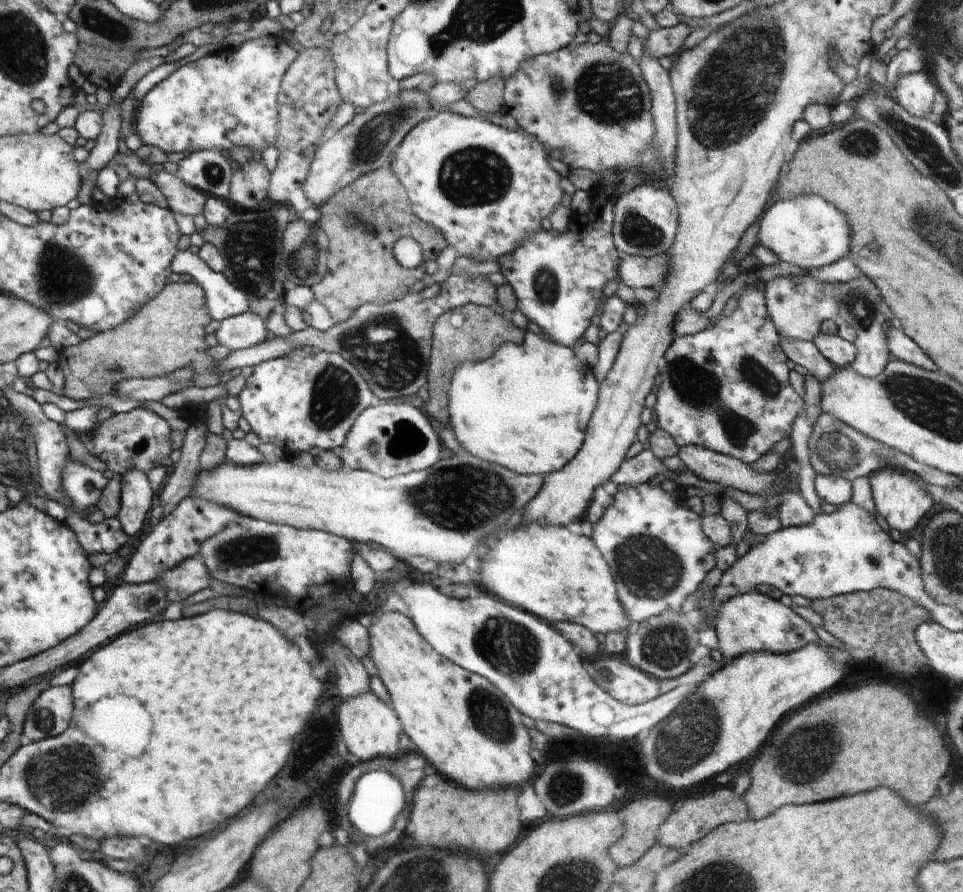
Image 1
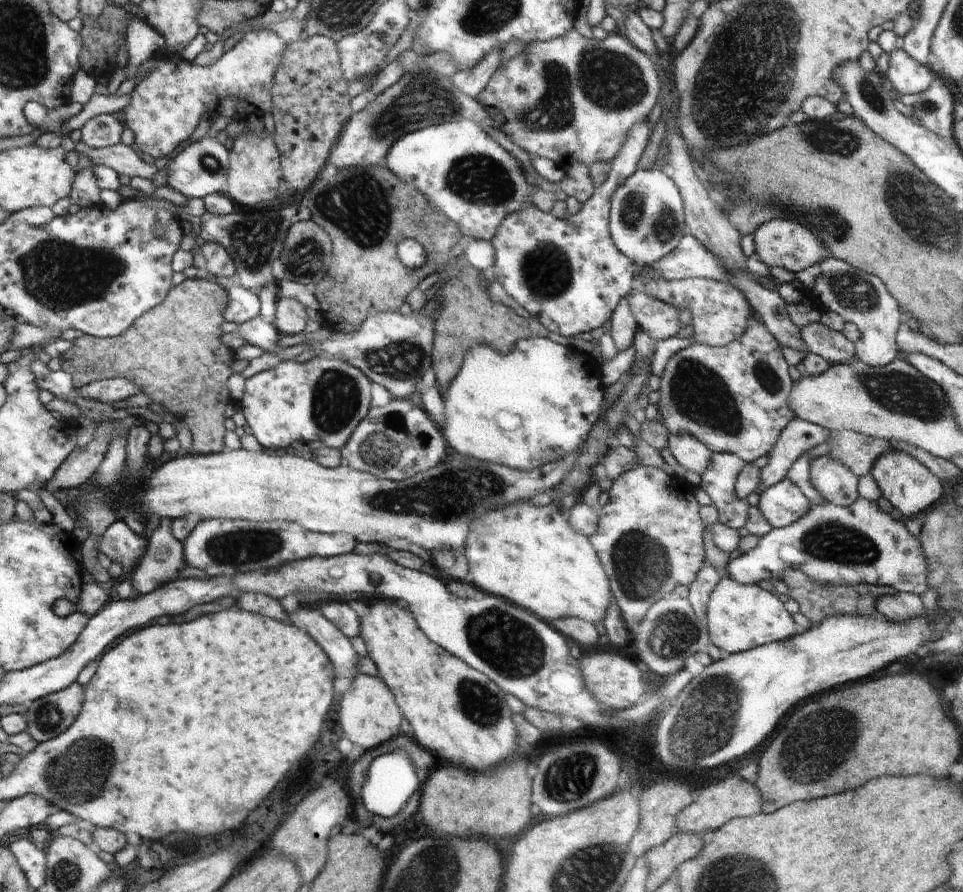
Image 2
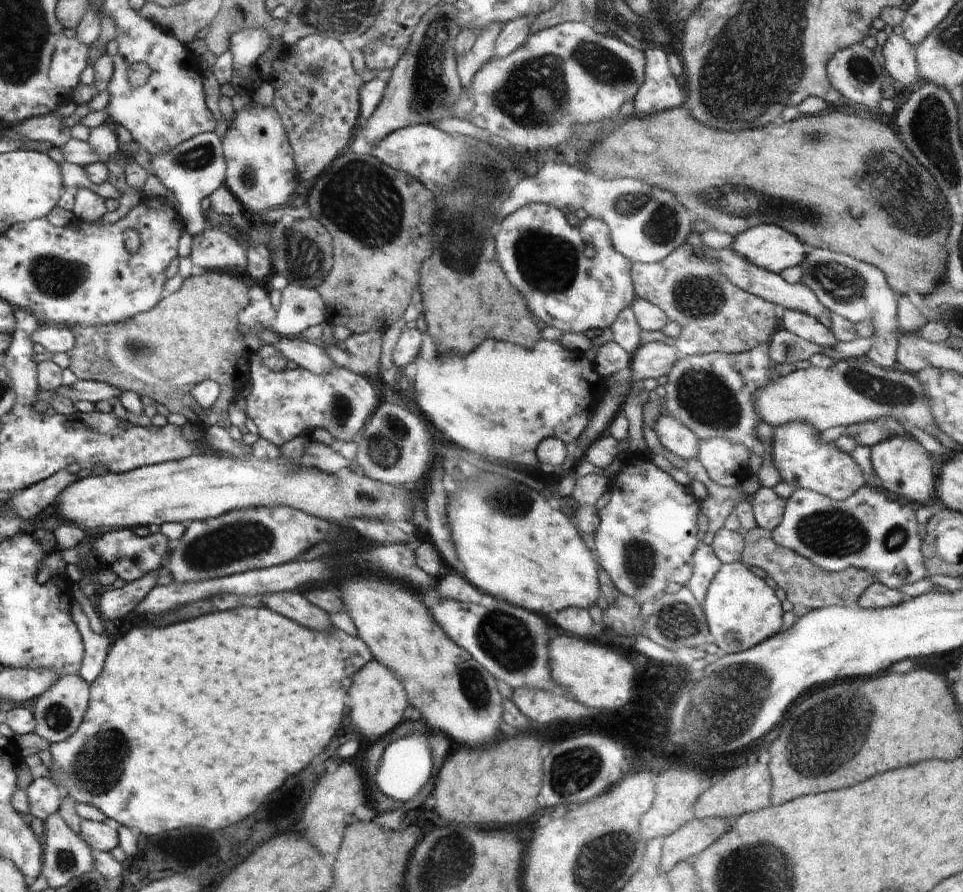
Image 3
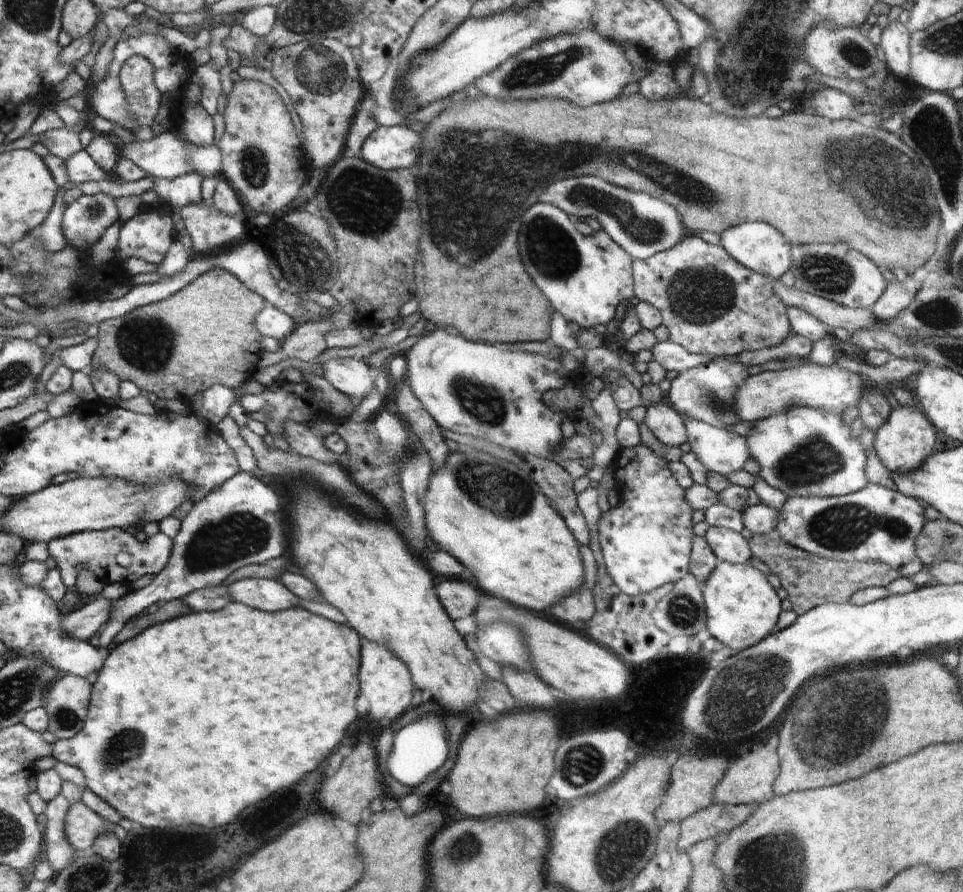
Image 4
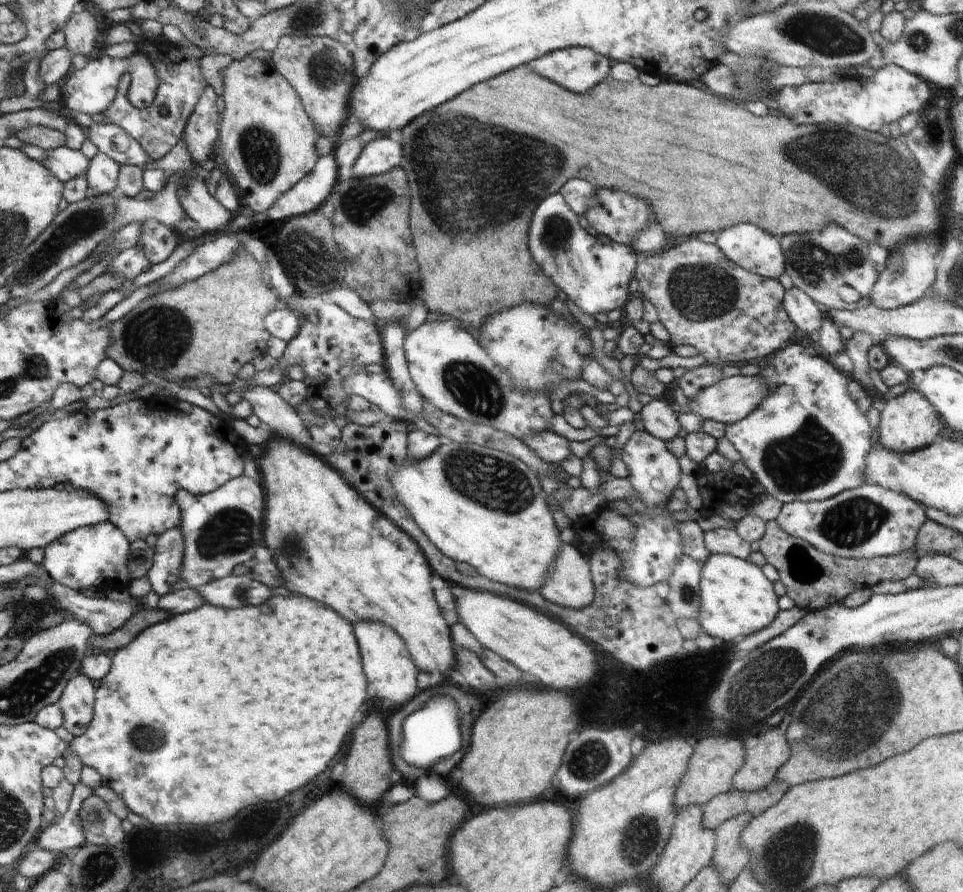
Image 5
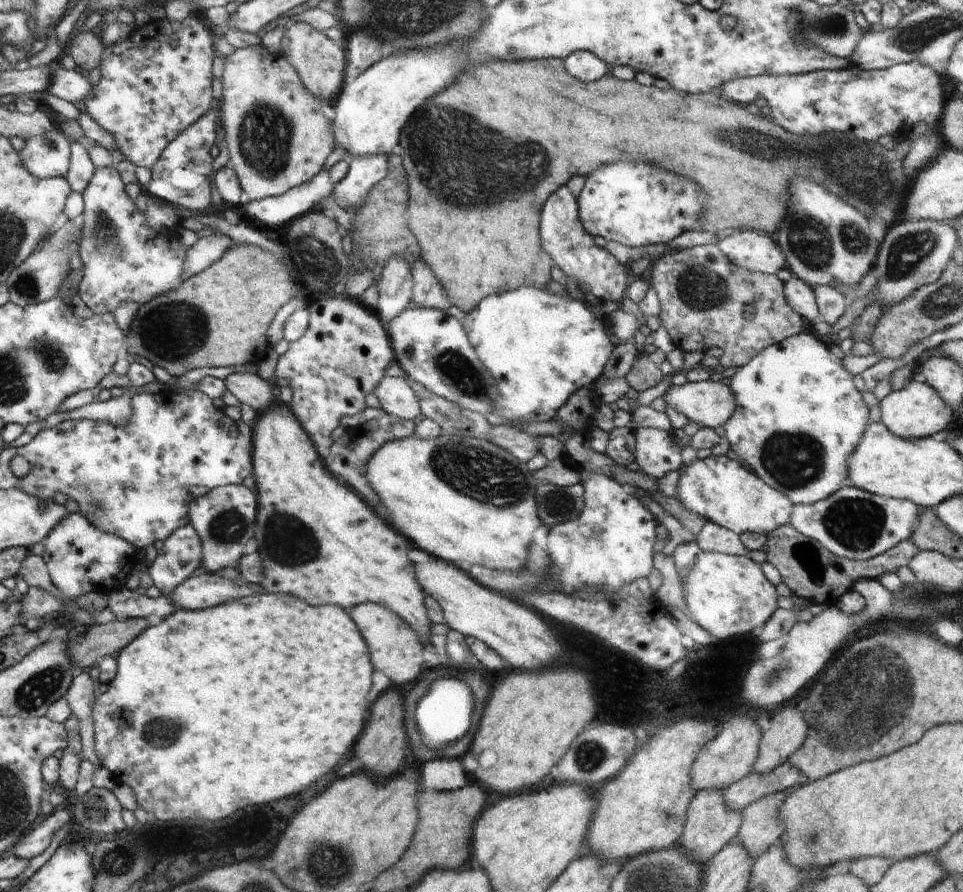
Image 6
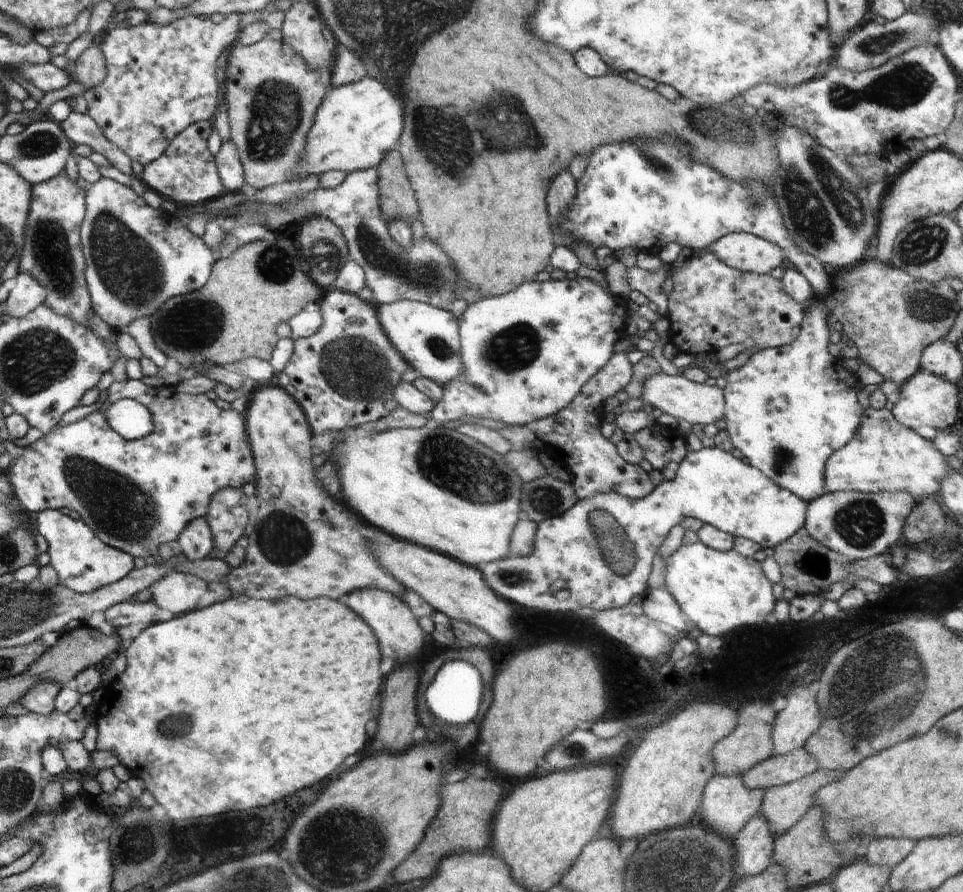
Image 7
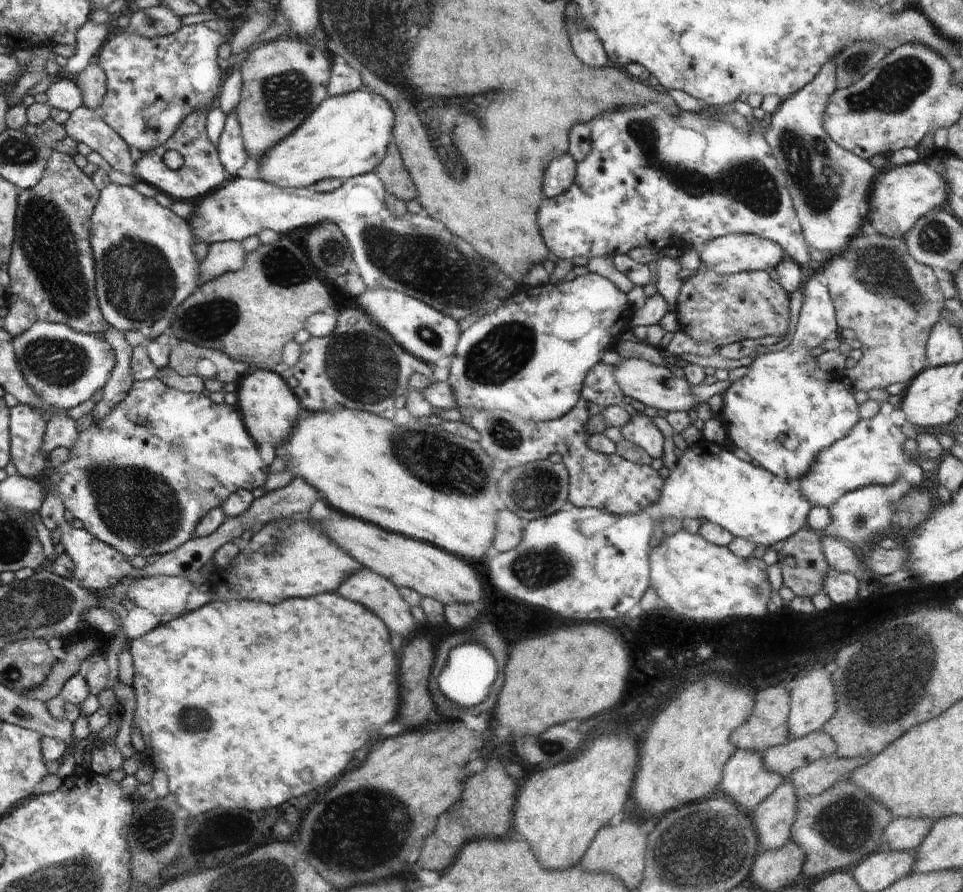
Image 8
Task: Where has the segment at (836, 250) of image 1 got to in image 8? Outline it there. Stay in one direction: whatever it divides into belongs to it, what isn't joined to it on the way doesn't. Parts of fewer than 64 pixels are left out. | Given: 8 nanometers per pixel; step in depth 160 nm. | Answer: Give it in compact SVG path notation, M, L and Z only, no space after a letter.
M734 233L713 238L704 244L698 254L702 267L716 271L719 275L750 271L770 271L771 268L774 268L786 257L784 249L776 241L772 242L770 239L746 233Z

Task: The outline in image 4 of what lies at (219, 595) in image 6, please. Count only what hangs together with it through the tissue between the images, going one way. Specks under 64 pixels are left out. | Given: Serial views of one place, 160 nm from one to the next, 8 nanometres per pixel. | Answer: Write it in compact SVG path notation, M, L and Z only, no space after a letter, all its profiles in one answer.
M270 578L238 580L228 586L232 601L270 612L302 608L300 600L282 582Z

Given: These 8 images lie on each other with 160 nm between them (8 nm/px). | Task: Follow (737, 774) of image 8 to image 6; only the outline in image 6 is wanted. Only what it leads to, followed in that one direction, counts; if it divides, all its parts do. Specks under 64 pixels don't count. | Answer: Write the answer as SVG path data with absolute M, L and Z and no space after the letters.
M700 789L693 796L687 808L687 819L678 843L693 852L693 857L706 864L712 856L718 854L728 843L736 840L741 827L741 811L729 809L723 799L722 790Z

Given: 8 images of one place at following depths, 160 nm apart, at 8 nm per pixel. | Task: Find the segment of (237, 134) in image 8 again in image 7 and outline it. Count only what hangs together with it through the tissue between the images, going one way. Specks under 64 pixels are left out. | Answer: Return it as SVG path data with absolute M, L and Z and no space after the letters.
M231 139L222 141L216 158L219 163L219 173L228 192L240 191L242 184L244 184L245 174L242 174L243 163L239 157L239 150L235 142Z

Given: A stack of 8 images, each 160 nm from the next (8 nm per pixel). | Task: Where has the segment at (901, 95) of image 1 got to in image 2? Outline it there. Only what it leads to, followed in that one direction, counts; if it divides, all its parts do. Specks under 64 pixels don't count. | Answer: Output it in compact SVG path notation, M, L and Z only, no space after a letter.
M904 49L889 52L890 65L885 73L893 84L894 93L915 95L928 88L937 77L927 64L916 62Z

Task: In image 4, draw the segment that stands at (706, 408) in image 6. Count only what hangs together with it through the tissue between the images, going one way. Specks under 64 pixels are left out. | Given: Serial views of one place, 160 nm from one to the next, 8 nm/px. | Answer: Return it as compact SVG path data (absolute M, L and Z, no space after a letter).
M806 364L802 367L761 371L748 375L733 394L733 411L744 422L755 423L763 418L781 413L788 407L800 406L838 411L840 414L848 407L857 404L863 391L863 378L860 374L822 365Z

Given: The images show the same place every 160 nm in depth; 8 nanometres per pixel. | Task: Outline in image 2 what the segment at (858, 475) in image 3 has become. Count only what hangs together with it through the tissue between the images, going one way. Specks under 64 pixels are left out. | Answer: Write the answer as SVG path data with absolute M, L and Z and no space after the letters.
M828 455L809 462L810 478L820 496L838 506L850 506L859 497L859 478L845 464Z

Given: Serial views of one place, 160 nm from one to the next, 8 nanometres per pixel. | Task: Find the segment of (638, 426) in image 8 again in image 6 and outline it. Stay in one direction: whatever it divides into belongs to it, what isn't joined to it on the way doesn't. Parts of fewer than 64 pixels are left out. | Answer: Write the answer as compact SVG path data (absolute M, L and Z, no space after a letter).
M638 427L634 429L634 433L635 461L648 476L660 480L667 472L678 471L683 465L680 455L682 448L674 441L672 432Z

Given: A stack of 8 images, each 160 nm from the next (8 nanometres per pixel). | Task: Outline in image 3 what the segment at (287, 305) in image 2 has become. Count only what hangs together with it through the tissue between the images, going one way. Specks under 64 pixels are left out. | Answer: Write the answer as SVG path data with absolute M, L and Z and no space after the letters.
M288 283L274 295L277 313L271 328L281 337L298 338L307 329L322 324L327 310L316 290Z

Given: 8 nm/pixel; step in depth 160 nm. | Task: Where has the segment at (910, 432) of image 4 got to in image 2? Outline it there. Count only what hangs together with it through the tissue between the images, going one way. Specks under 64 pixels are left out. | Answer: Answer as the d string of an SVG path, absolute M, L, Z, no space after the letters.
M902 447L898 448L898 451L881 454L870 471L876 484L880 487L882 496L904 516L914 516L926 510L930 504L940 501L944 495L941 480Z

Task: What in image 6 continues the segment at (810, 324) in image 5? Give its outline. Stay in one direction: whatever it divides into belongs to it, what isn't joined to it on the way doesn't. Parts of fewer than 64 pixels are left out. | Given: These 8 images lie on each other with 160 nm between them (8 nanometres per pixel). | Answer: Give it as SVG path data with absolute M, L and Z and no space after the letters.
M792 274L791 278L784 283L785 299L804 320L811 324L818 322L821 314L817 300L811 286L808 286L801 278Z

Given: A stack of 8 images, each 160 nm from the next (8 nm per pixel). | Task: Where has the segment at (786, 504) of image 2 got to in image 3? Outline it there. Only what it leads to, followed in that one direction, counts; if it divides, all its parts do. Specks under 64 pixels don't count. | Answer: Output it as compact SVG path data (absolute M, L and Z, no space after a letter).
M760 487L752 495L750 504L757 526L764 530L774 530L781 523L785 502L773 489Z

